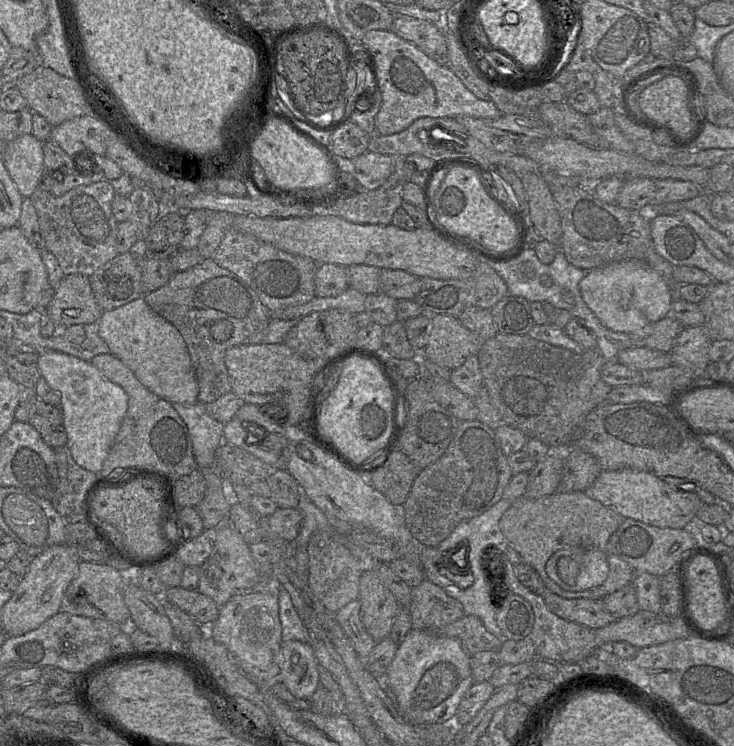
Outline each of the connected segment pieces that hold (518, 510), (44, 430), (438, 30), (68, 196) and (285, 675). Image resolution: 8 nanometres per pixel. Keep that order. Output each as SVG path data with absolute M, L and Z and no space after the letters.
M555 492L551 495L547 495L541 498L529 498L522 497L512 502L512 505L504 512L499 520L499 527L503 533L506 544L512 546L516 552L520 555L522 560L531 566L542 580L546 592L551 592L559 597L565 599L578 599L587 598L594 600L602 600L606 596L621 590L627 585L633 582L635 577L635 571L633 568L624 560L619 558L617 555L609 552L609 539L612 534L620 527L625 518L620 515L617 511L603 505L597 500L594 500L588 496L585 492Z
M22 389L21 402L28 412L28 423L51 448L66 446L67 433L59 406L48 404L37 397L35 389Z
M394 13L391 31L415 44L440 65L448 67L448 49L442 23L435 24L409 15Z
M107 180L78 186L59 197L46 191L40 183L31 195L45 249L54 255L64 276L82 274L89 277L119 254L118 222L112 213L115 196L115 189Z
M290 640L283 642L279 653L280 673L277 681L281 681L291 694L300 699L310 699L320 686L319 663L309 643Z

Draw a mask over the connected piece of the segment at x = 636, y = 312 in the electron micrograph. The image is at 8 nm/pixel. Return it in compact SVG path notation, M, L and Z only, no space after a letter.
M622 260L592 269L579 282L579 290L586 305L605 327L636 335L636 345L642 343L643 330L667 317L671 310L672 296L668 283L647 263L639 260Z

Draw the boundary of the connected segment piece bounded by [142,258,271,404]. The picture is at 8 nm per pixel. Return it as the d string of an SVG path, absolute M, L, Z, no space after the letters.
M212 258L202 259L188 270L175 272L164 286L142 297L154 312L174 325L183 337L198 382L198 402L201 404L210 404L231 391L225 364L226 351L238 345L261 344L271 320L271 312L256 293L237 275L217 265Z

